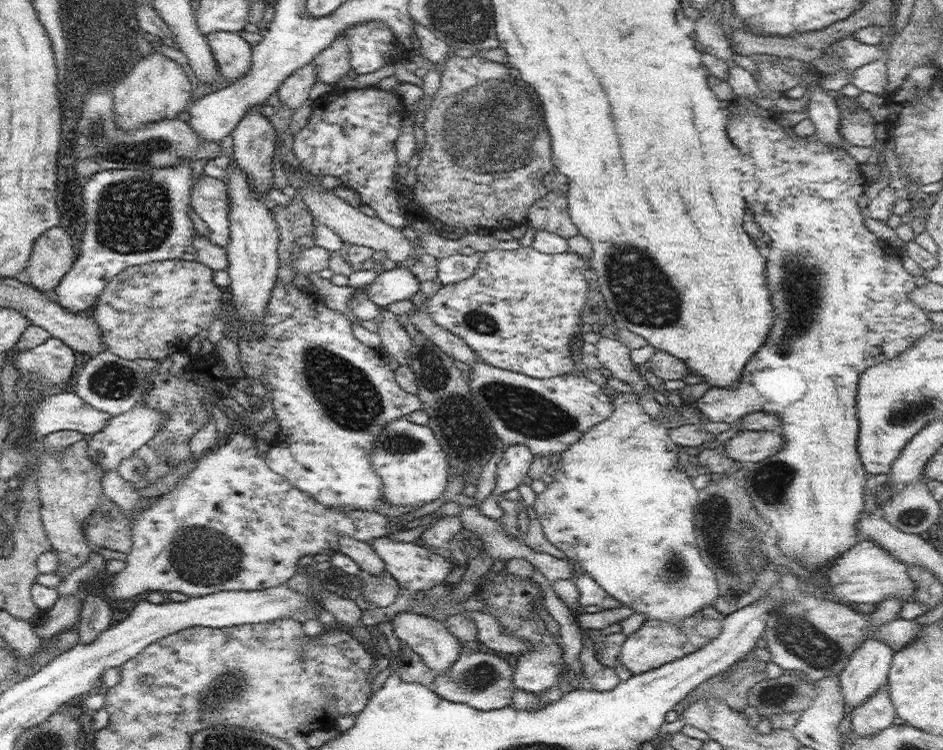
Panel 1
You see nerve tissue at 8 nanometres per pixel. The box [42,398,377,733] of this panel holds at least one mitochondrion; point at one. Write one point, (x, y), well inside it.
(200, 556)

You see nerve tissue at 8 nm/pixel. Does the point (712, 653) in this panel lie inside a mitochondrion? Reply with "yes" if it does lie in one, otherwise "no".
no

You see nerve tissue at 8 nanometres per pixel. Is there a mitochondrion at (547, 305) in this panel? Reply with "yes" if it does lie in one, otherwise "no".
no

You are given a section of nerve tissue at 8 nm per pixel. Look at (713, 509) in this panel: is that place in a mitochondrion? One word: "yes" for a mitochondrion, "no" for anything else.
yes

